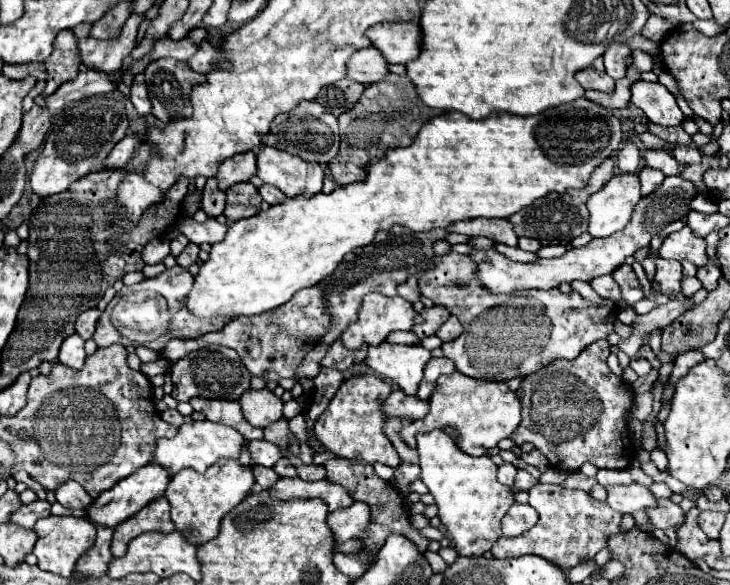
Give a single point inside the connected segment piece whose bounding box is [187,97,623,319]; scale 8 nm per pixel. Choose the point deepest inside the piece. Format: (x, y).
(457, 168)

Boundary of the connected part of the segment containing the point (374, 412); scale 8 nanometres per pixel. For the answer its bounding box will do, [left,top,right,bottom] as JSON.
[315,375,401,467]

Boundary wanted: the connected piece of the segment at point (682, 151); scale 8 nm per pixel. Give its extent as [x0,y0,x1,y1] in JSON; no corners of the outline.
[673,145,701,165]

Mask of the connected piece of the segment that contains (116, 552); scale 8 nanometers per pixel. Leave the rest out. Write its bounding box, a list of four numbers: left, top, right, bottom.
[111,497,175,557]

